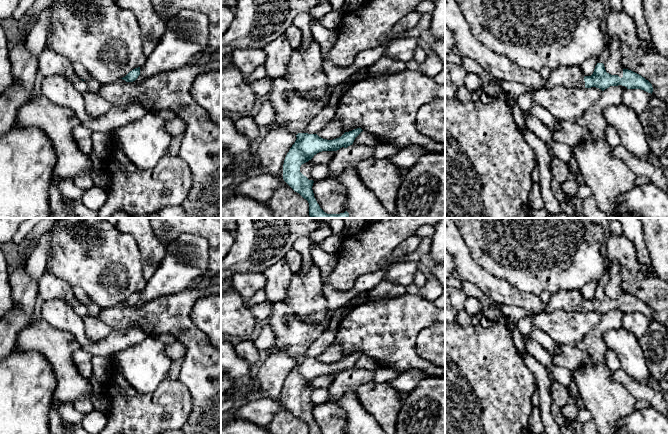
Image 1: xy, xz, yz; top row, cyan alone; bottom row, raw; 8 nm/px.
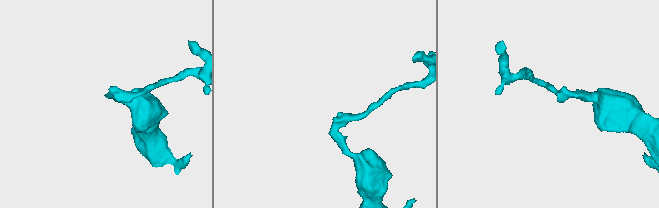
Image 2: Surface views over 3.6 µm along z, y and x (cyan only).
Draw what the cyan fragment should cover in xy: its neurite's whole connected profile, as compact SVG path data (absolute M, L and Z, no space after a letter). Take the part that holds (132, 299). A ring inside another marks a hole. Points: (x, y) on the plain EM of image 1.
M140 291L133 293L125 301L121 303L125 304L126 306L133 306L138 302L139 299L140 299Z

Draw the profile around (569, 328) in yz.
M554 310L539 312L531 317L532 326L545 331L557 344L576 347L583 338L595 328L602 314L591 312L566 312Z

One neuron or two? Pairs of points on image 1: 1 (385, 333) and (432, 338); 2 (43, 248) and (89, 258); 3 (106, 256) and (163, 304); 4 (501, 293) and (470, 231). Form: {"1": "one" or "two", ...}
{"1": "two", "2": "two", "3": "two", "4": "two"}

